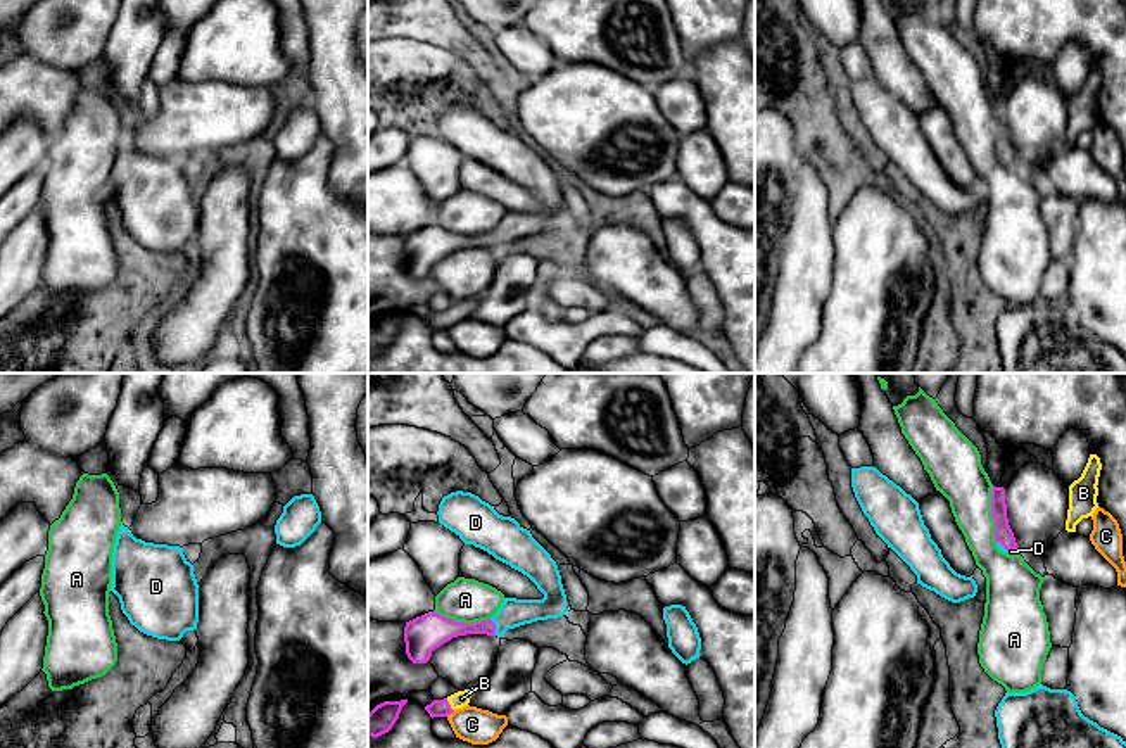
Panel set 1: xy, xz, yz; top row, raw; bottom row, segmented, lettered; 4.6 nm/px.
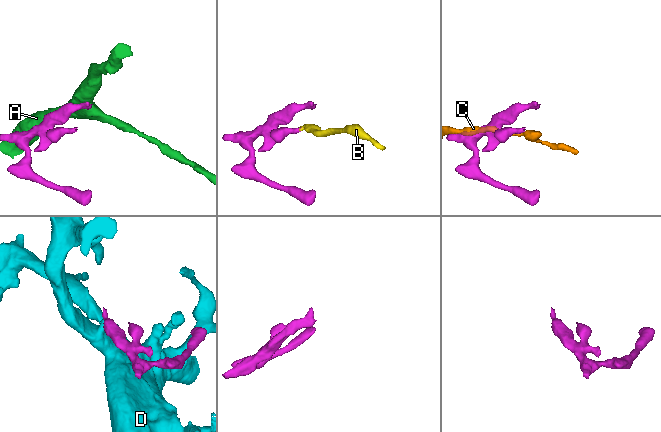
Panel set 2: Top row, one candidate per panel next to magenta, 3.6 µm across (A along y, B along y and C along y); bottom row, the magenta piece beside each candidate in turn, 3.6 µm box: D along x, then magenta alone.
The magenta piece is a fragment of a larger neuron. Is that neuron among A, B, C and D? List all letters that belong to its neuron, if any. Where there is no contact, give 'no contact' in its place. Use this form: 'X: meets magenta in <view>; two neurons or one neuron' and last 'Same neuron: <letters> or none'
A: meets magenta in xz; two neurons
B: meets magenta in xz; two neurons
C: meets magenta in xz; two neurons
D: meets magenta in xz; one neuron
Same neuron: D

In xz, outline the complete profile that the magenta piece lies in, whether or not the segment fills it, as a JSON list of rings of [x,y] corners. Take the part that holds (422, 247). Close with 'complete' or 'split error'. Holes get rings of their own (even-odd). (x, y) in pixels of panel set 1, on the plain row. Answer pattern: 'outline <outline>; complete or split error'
outline [[[463,104],[444,109],[437,128],[439,136],[465,157],[473,157],[527,188],[544,211],[504,211],[492,231],[475,237],[456,235],[435,225],[416,230],[404,240],[406,268],[413,276],[427,276],[432,264],[452,250],[466,247],[501,250],[508,242],[558,231],[568,225],[556,174],[515,131],[499,128],[494,119]]]; split error

